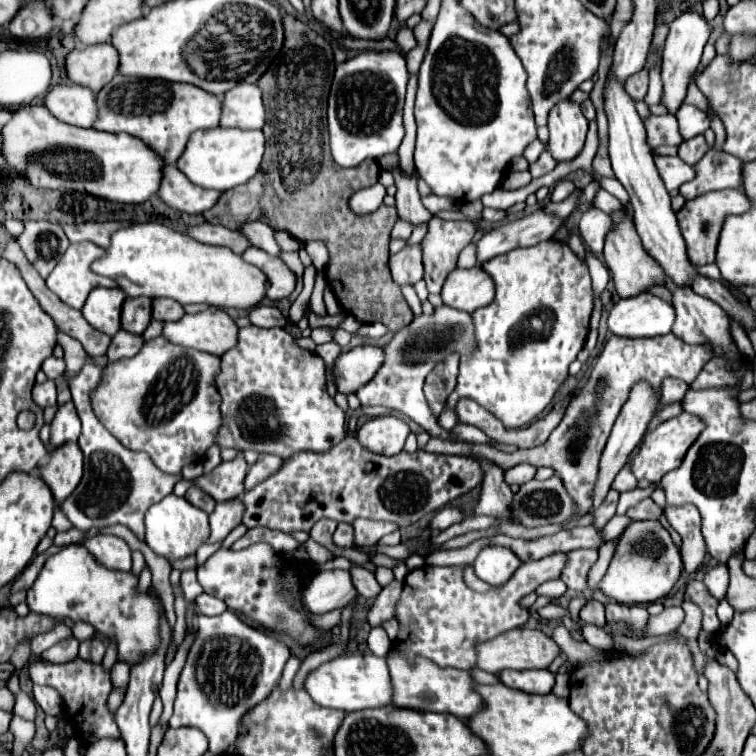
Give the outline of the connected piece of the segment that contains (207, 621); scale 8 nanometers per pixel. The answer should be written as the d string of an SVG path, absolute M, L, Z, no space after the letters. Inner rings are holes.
M231 610L211 618L199 616L197 624L199 636L187 654L187 664L177 684L177 700L169 728L197 726L205 732L209 750L221 754L233 744L243 712L247 712L251 704L257 704L271 692L271 688L275 688L291 652L279 634L253 628ZM209 698L219 700L211 702Z

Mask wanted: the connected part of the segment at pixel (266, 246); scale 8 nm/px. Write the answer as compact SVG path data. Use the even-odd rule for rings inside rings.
M257 220L257 222L245 224L241 228L241 232L247 236L247 240L251 242L251 246L261 248L261 250L265 250L267 254L271 254L275 258L281 256L281 248L279 248L279 244L275 240L275 230L269 228L267 224L263 224L263 222Z

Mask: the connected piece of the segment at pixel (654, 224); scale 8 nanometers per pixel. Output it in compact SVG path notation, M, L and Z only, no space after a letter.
M607 88L607 104L605 112L609 118L609 158L615 178L625 186L633 206L633 222L643 240L643 248L651 252L651 256L661 264L663 272L675 280L683 280L683 284L691 284L691 276L695 276L695 266L687 260L683 236L677 226L675 212L671 210L671 196L663 188L663 180L653 164L653 152L647 144L647 134L643 120L639 118L635 104L627 100L625 88Z

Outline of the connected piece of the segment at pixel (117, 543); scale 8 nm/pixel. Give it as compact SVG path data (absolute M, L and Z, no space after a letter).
M97 534L93 538L87 538L83 546L93 554L93 558L115 572L129 572L131 570L131 550L129 546L117 538L117 536L105 536Z

